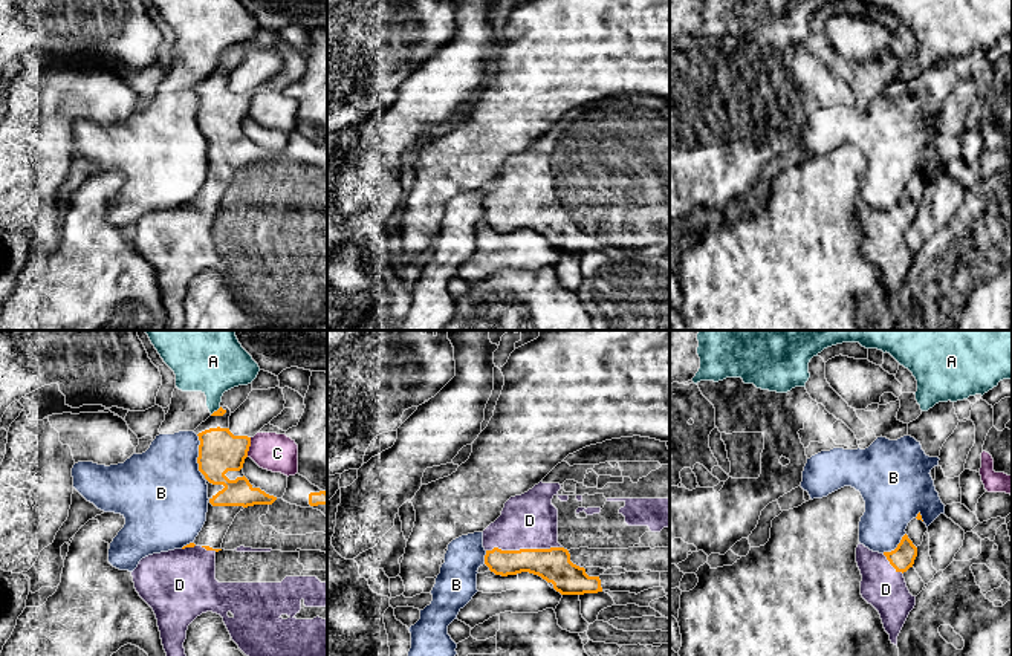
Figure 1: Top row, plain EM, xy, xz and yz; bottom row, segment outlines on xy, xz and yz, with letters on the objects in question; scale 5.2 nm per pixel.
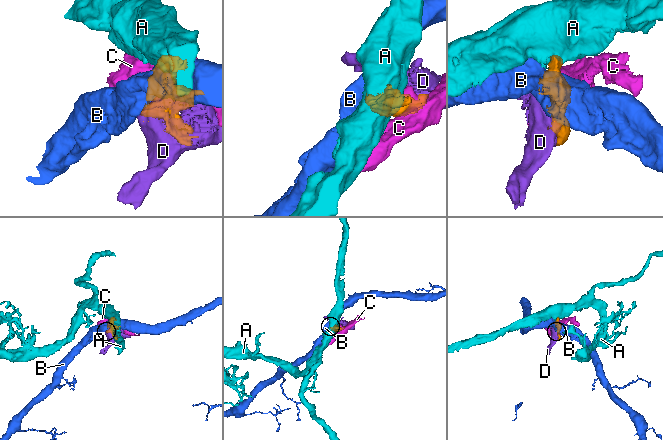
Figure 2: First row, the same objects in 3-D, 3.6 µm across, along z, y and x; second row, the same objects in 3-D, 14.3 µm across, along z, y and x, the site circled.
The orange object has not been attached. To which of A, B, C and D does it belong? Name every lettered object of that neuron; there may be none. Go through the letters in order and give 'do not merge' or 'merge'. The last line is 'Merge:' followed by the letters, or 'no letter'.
A: do not merge
B: do not merge
C: do not merge
D: merge
Merge: D

